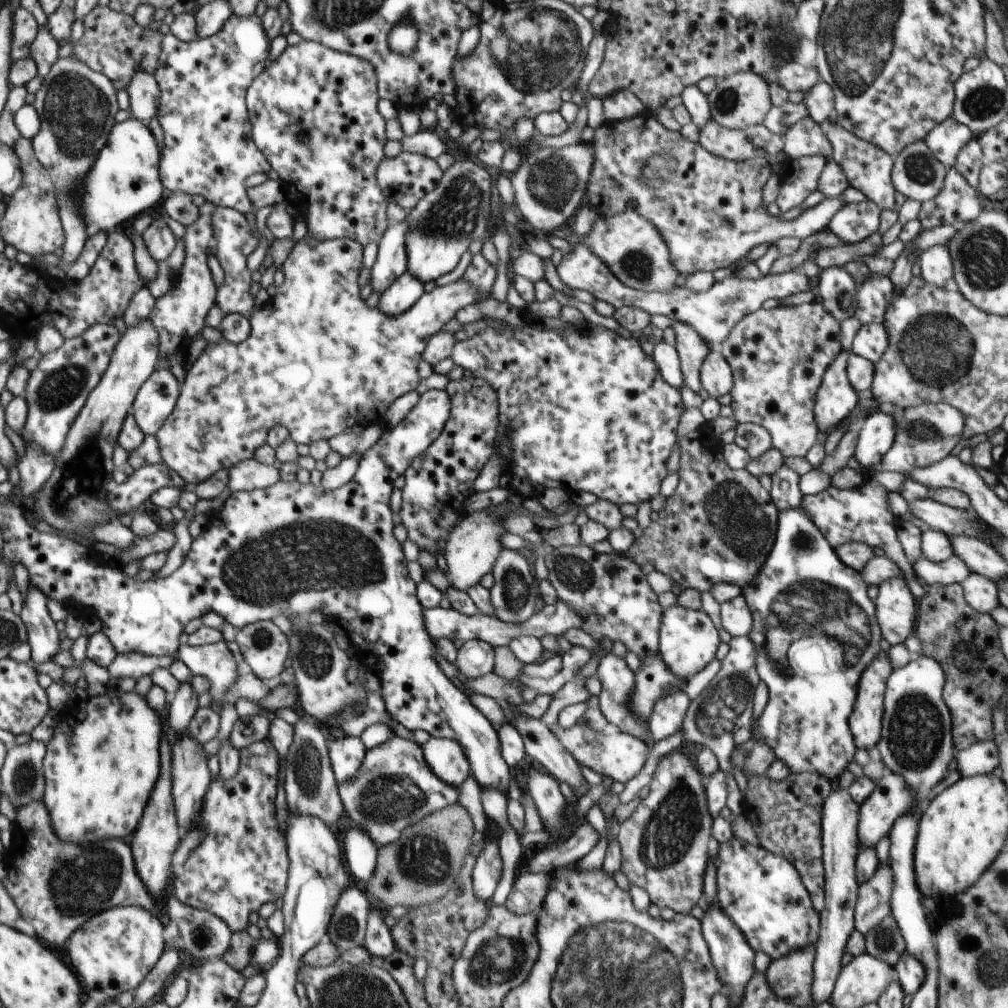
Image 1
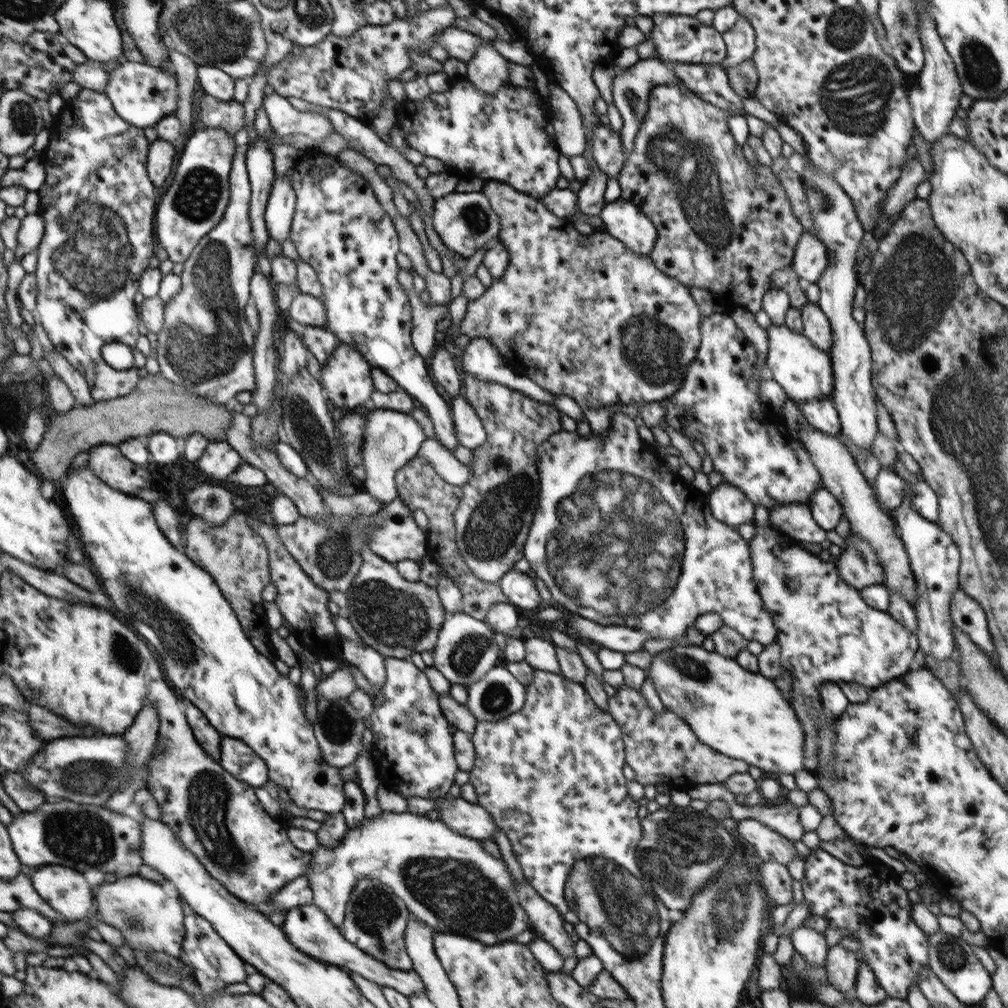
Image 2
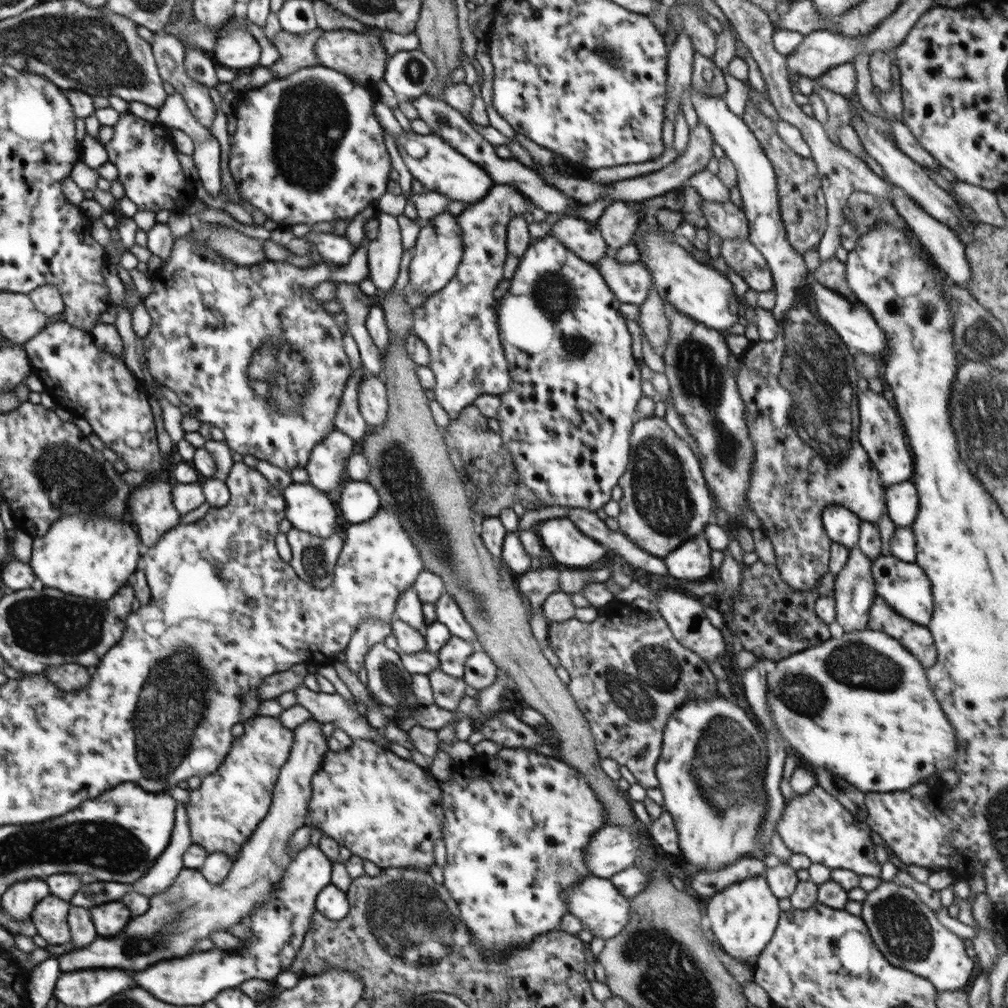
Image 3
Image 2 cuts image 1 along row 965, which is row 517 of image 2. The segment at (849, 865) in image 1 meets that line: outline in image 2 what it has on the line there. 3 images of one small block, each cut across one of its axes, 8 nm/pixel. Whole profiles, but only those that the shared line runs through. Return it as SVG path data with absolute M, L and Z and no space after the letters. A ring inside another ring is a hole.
M826 489L816 490L808 506L814 521L826 532L835 530L844 516L840 501Z

